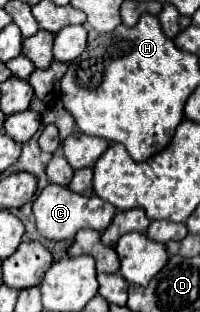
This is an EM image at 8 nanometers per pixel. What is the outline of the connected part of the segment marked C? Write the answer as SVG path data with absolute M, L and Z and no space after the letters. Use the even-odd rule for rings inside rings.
M54 183L46 185L44 191L36 197L36 201L32 205L32 211L34 211L36 227L38 227L40 235L46 237L46 239L54 239L54 241L74 239L74 235L80 229L84 229L84 227L90 227L90 229L96 229L96 231L104 231L110 225L112 217L116 215L114 205L102 201L100 197L96 197L96 195L90 195L90 197L76 195L68 187L54 185Z

